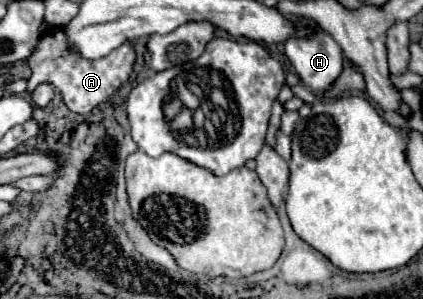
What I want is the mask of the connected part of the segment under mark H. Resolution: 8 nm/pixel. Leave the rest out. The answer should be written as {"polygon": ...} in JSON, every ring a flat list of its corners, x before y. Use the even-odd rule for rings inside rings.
{"polygon":[[317,29,311,37,287,39,285,55,295,67,301,83,317,97,325,95,343,71,341,47,321,29]]}

